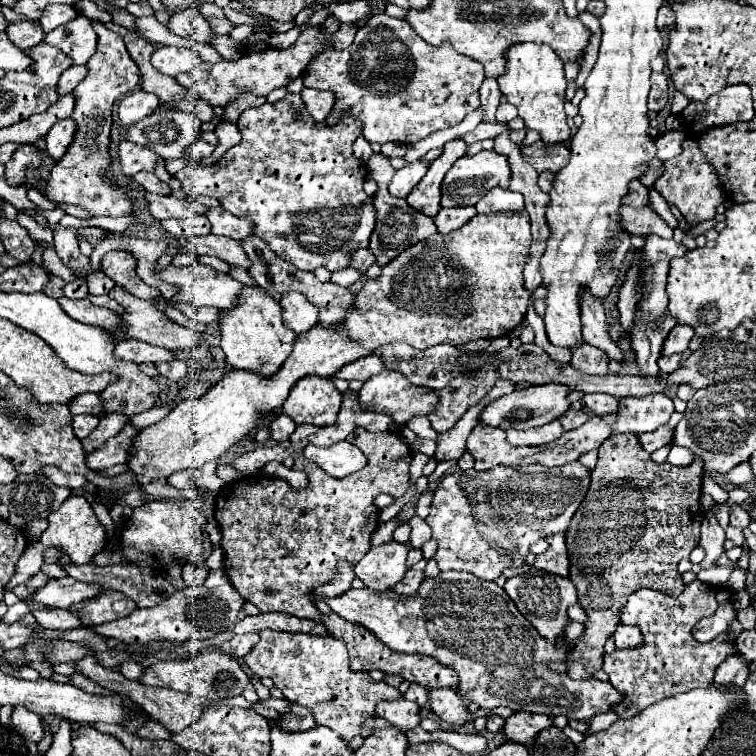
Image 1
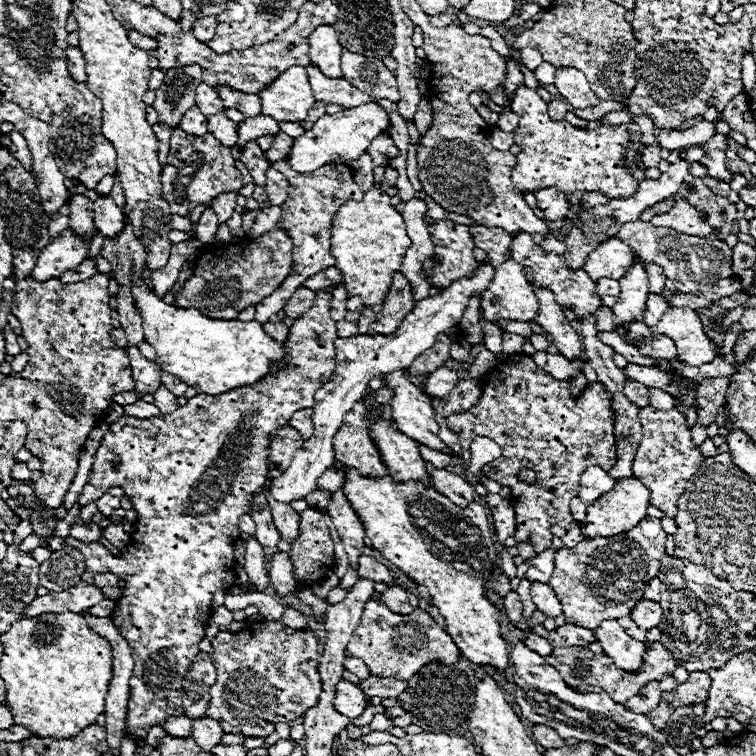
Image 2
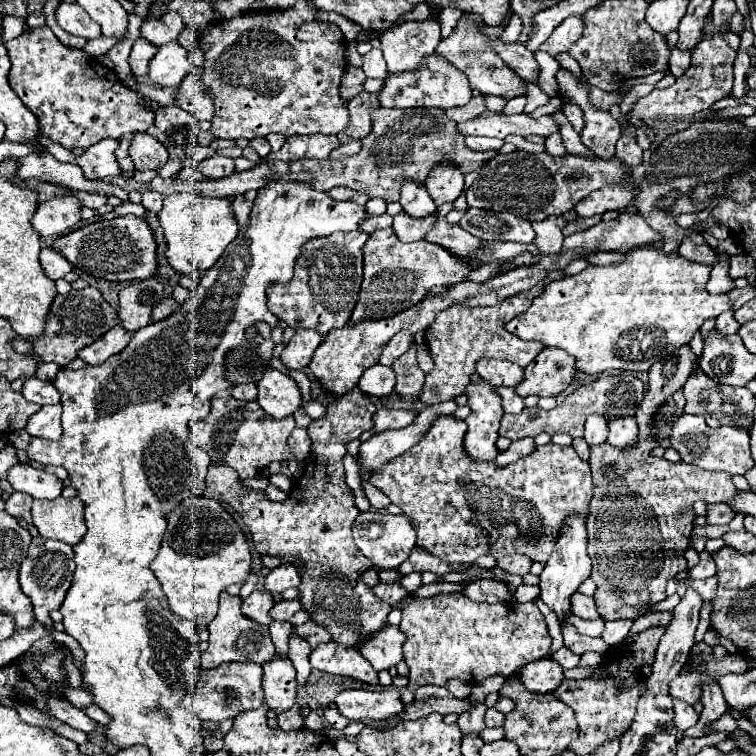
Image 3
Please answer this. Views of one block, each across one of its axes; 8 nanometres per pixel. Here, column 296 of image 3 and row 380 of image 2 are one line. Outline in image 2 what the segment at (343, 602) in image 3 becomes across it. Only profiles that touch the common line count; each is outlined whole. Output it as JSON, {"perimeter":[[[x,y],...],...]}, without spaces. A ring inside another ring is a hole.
{"perimeter":[[[522,352],[510,354],[508,358],[500,360],[490,372],[488,372],[488,384],[480,382],[482,398],[478,400],[478,406],[472,406],[466,412],[456,412],[446,418],[446,426],[458,434],[462,456],[458,458],[462,468],[470,466],[470,452],[468,446],[476,436],[486,436],[494,440],[502,448],[502,456],[492,460],[490,464],[482,466],[482,476],[496,480],[502,486],[508,486],[511,492],[510,501],[516,506],[516,534],[514,538],[518,542],[528,542],[534,548],[536,554],[544,552],[552,544],[552,532],[550,528],[554,524],[560,524],[562,528],[568,528],[570,522],[574,522],[570,512],[570,500],[578,494],[580,474],[590,466],[598,464],[604,466],[604,470],[610,470],[616,464],[616,438],[614,438],[614,414],[612,414],[612,398],[610,392],[600,382],[588,382],[584,392],[578,398],[570,396],[570,382],[568,380],[556,380],[552,378],[544,368],[538,368],[534,360]],[[522,468],[536,472],[534,484],[518,482],[518,472]]]}

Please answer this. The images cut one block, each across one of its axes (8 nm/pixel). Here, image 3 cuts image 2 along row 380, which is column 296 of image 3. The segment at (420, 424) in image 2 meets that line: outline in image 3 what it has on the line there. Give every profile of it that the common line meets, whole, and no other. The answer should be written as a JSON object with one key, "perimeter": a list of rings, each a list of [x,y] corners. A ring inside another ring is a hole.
{"perimeter":[[[268,368],[264,372],[262,380],[258,382],[258,390],[260,408],[268,412],[268,416],[272,416],[274,420],[292,416],[302,404],[300,388],[296,386],[296,382],[274,368]]]}

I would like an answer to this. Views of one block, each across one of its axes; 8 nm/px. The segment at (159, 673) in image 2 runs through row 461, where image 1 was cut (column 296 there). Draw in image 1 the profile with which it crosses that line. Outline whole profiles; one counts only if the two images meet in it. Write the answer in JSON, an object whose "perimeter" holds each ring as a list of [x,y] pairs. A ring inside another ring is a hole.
{"perimeter":[[[286,94],[282,100],[274,102],[274,104],[262,104],[260,108],[252,108],[252,110],[244,110],[240,114],[240,120],[238,120],[238,128],[242,132],[242,142],[234,148],[230,148],[216,164],[212,166],[200,166],[196,160],[188,166],[184,166],[176,178],[184,184],[184,192],[186,194],[192,194],[192,196],[212,196],[216,198],[230,214],[238,216],[238,218],[244,218],[244,220],[250,220],[254,224],[254,236],[262,238],[270,248],[272,252],[276,252],[278,256],[282,256],[284,260],[288,260],[290,264],[294,264],[296,268],[300,270],[308,270],[308,272],[314,272],[318,266],[324,266],[328,268],[330,272],[338,272],[338,270],[344,270],[350,266],[350,260],[352,260],[352,254],[354,250],[358,248],[368,248],[368,242],[370,242],[370,234],[374,230],[374,206],[372,206],[372,200],[370,196],[362,190],[362,184],[364,184],[364,178],[366,178],[366,166],[364,162],[356,160],[352,156],[352,144],[354,140],[362,134],[360,132],[360,122],[358,120],[342,120],[340,124],[336,124],[334,128],[328,128],[324,122],[314,122],[312,116],[308,116],[308,110],[304,108],[304,102],[300,100],[300,94]]]}

